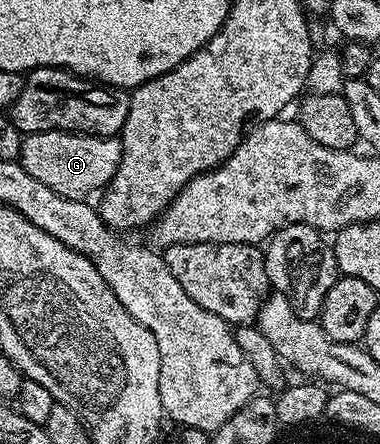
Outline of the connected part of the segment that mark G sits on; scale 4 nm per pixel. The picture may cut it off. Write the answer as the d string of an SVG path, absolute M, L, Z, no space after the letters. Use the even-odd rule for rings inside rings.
M56 129L46 133L28 134L21 142L19 163L25 168L27 175L32 175L35 179L39 179L39 183L51 187L51 191L55 191L55 195L63 195L67 199L83 201L92 198L93 192L96 194L98 191L104 190L105 186L109 184L109 180L115 175L120 158L120 136L93 137L90 133L64 133Z

